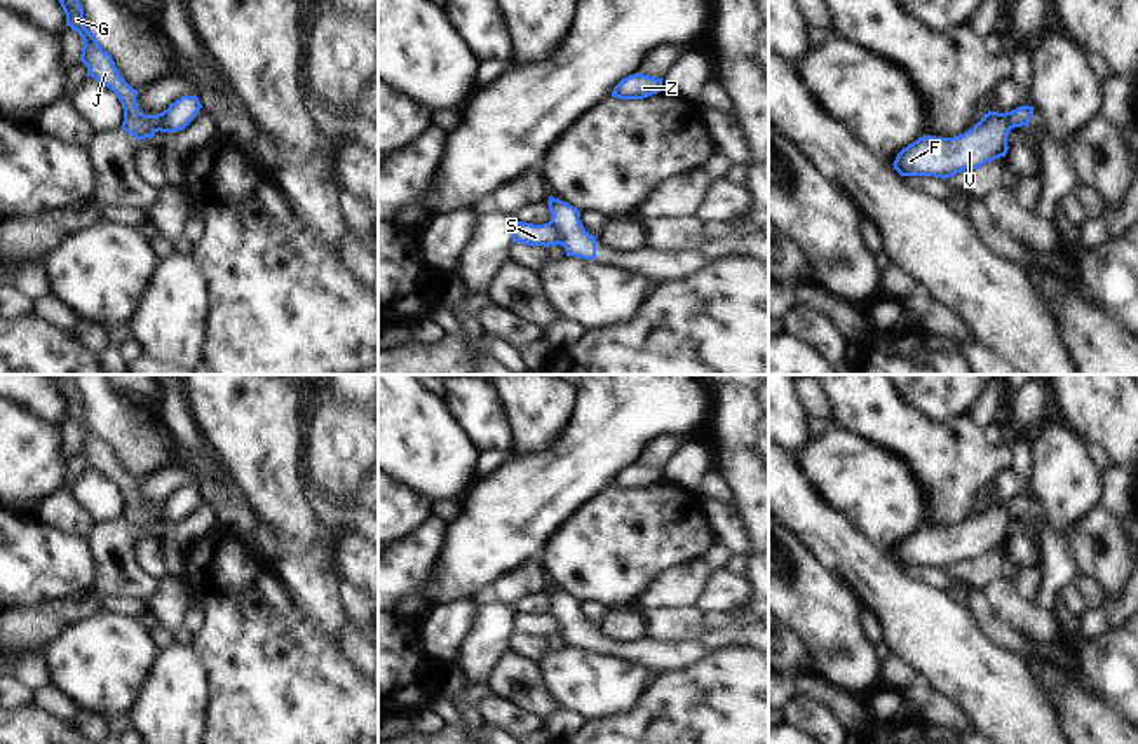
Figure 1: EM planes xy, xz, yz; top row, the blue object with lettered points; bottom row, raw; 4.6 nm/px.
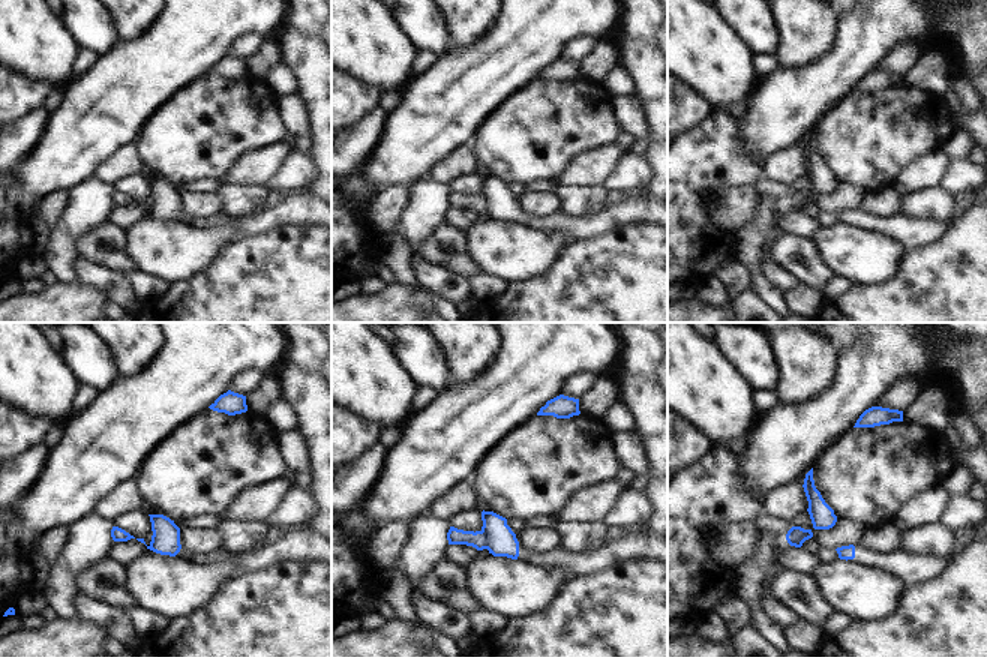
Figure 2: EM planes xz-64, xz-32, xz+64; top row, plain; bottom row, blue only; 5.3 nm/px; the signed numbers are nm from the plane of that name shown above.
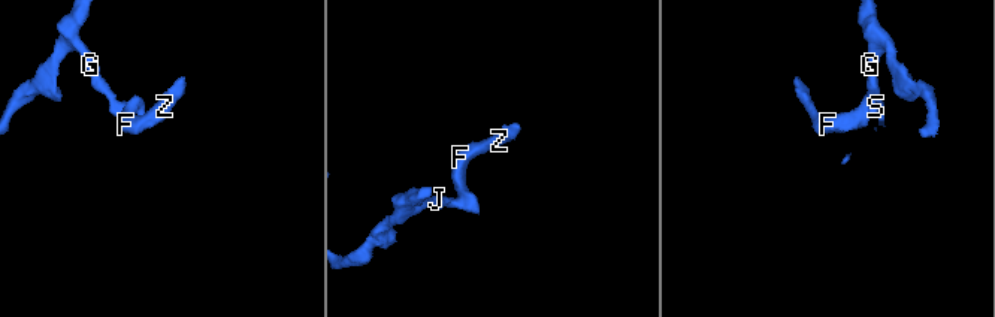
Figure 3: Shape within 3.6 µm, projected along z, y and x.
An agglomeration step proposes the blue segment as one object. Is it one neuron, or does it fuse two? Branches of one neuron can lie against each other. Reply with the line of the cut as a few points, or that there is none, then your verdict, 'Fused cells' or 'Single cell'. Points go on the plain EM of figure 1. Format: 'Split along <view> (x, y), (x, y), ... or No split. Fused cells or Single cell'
Split along xz (549, 612), (556, 621), (558, 633). Fused cells

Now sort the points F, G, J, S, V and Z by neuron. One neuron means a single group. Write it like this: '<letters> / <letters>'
F V Z / G J S

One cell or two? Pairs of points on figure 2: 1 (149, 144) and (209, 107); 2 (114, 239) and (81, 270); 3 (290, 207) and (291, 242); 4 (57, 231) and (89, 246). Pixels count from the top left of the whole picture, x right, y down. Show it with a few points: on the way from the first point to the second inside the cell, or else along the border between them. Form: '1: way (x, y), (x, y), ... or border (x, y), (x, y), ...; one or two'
1: way (164, 144), (168, 144), (194, 119); one
2: border (77, 258), (84, 258), (120, 273); two
3: border (315, 224), (282, 224), (257, 234); two
4: border (72, 237), (77, 258); two

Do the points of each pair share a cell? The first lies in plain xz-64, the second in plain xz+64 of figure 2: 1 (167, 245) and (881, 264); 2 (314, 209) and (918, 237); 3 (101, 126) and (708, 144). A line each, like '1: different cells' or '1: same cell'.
1: same cell
2: same cell
3: different cells

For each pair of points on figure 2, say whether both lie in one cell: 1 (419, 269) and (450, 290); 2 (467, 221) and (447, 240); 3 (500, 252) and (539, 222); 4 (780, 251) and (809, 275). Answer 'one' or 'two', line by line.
1: one
2: two
3: two
4: one

